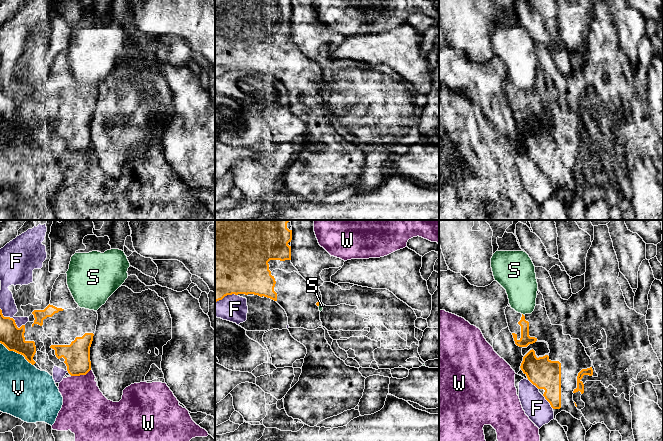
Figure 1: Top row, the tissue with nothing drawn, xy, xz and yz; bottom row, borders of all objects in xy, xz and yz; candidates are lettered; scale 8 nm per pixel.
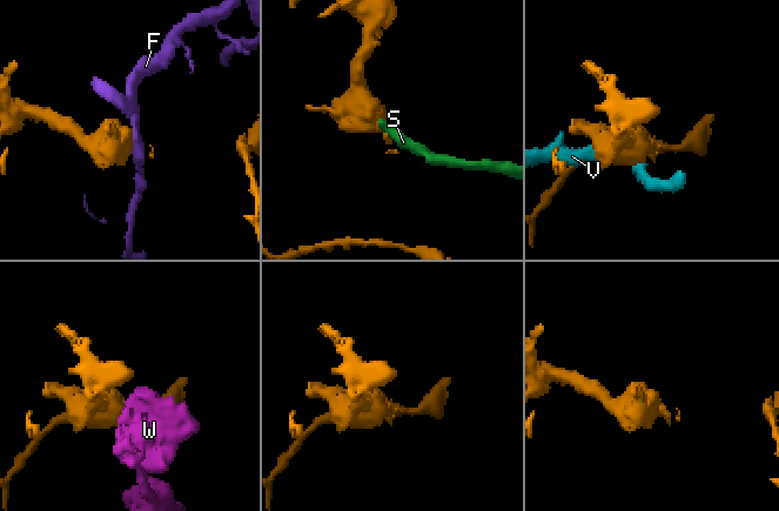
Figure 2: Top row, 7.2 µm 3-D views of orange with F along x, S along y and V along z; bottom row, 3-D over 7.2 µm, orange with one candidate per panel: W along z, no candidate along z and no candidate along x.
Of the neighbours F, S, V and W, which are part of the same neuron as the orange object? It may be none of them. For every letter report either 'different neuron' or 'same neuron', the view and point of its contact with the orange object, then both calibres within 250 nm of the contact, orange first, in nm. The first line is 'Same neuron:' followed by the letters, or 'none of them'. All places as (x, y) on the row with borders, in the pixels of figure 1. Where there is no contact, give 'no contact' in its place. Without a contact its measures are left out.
Same neuron: none of them
F: different neuron; contact xy (12, 318); calibres 190 and 130 nm
S: different neuron; contact xz (319, 304); calibres 30 and 40 nm
V: different neuron; contact xy (17, 352); calibres 190 and 340 nm
W: different neuron; contact xy (80, 374); calibres 200 and 340 nm

